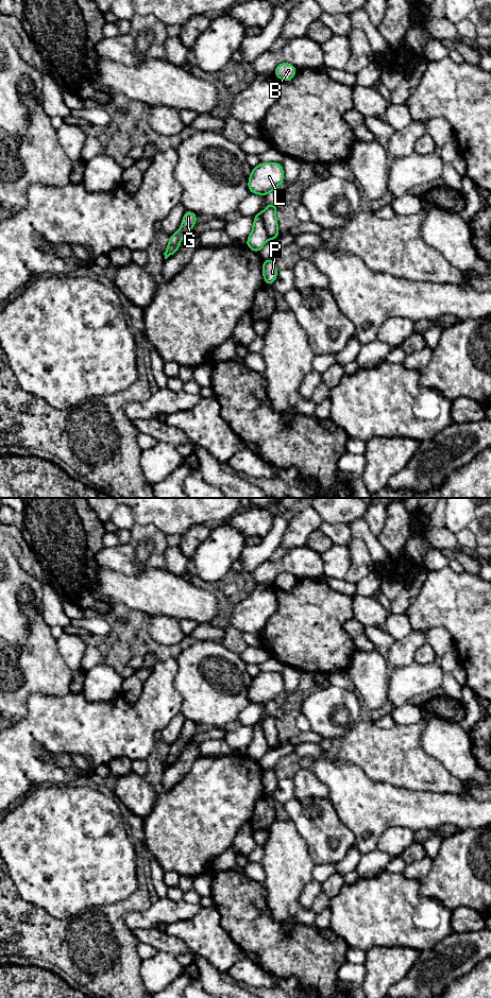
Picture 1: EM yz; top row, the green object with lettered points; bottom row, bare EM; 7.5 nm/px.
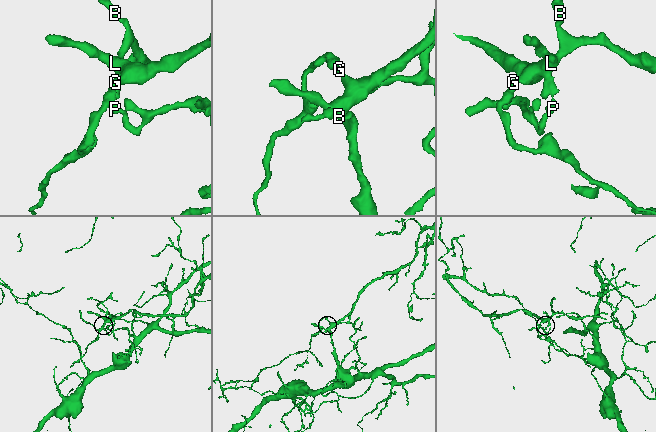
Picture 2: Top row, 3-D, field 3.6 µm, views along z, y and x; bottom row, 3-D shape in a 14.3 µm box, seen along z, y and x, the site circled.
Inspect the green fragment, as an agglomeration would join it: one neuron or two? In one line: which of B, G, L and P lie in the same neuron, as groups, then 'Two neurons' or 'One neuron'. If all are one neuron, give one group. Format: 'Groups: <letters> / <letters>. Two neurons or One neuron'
Groups: B G L / P. Two neurons

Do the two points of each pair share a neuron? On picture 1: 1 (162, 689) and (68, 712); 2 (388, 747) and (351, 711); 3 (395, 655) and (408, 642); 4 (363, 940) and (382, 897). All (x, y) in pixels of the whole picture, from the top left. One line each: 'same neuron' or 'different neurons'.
1: same neuron
2: different neurons
3: same neuron
4: same neuron

